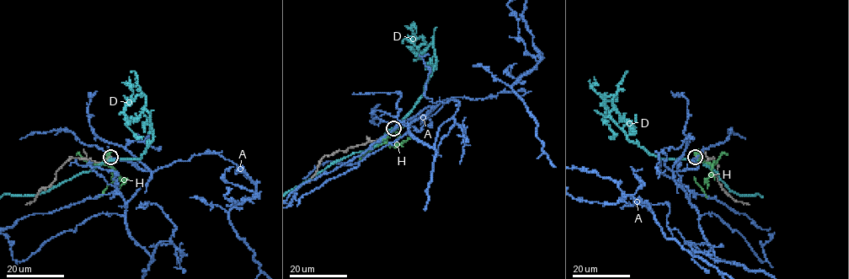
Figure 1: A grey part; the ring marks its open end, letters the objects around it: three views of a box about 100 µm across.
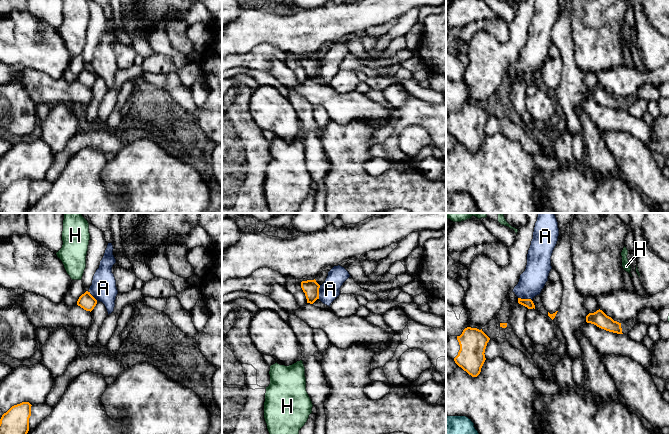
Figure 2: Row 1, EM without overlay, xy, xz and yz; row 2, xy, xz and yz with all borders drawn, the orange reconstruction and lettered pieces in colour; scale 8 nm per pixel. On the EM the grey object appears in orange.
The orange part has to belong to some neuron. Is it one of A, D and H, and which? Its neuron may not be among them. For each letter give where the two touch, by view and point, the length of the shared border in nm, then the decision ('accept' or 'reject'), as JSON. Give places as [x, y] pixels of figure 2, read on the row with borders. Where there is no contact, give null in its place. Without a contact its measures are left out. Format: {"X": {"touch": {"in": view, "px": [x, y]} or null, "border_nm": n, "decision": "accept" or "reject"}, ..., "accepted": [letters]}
{"A": {"touch": {"in": "xz", "px": [318, 292]}, "border_nm": 110, "decision": "reject"}, "D": {"touch": null, "decision": "reject"}, "H": {"touch": null, "decision": "reject"}, "accepted": []}

